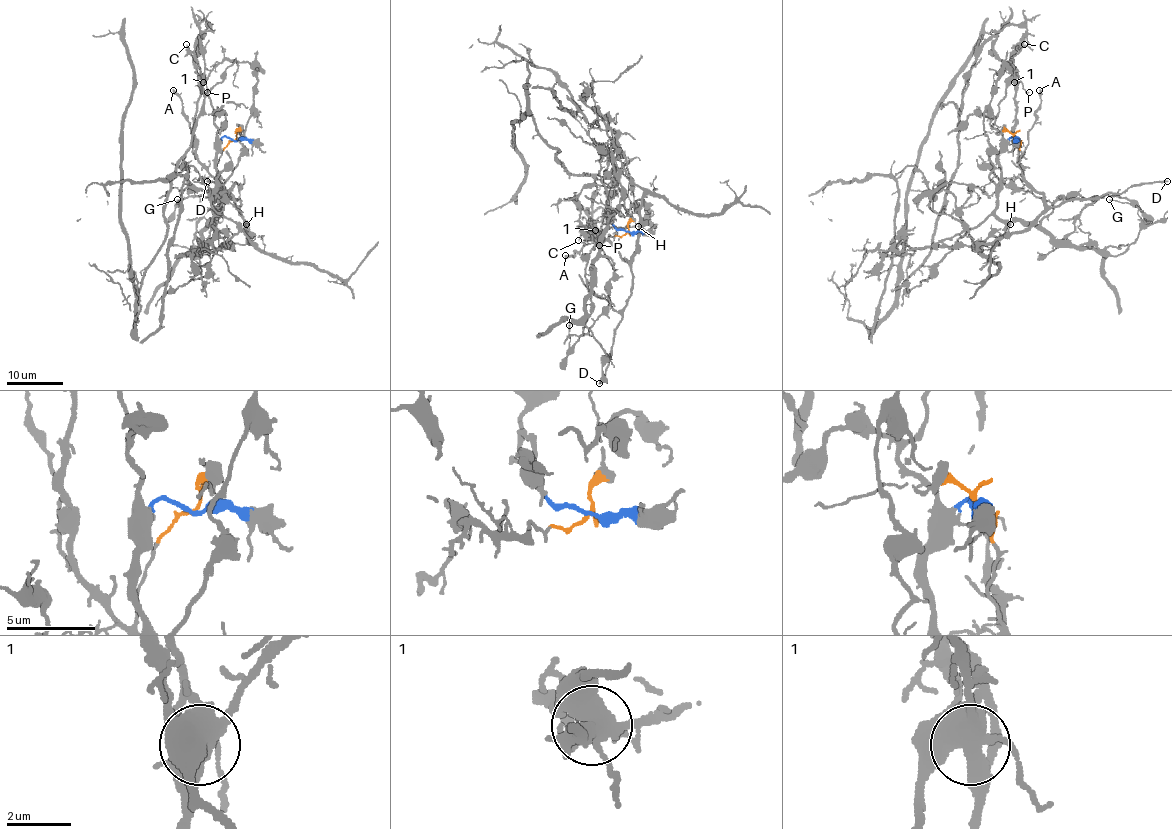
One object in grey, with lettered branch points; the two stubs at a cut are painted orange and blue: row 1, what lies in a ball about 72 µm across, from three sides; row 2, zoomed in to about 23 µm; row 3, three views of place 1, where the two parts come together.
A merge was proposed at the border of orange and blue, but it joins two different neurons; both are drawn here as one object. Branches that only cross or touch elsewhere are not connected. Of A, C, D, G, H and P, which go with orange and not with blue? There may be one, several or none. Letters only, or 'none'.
A, D, H

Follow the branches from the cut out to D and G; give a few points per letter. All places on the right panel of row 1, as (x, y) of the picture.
D: (1015, 140), (1021, 142), (1018, 163), (1021, 175), (1051, 207), (1067, 201), (1124, 193), (1129, 187), (1167, 180)
G: (1015, 141), (998, 156), (1000, 218), (1037, 225), (1055, 201), (1076, 196), (1131, 201), (1109, 200)

